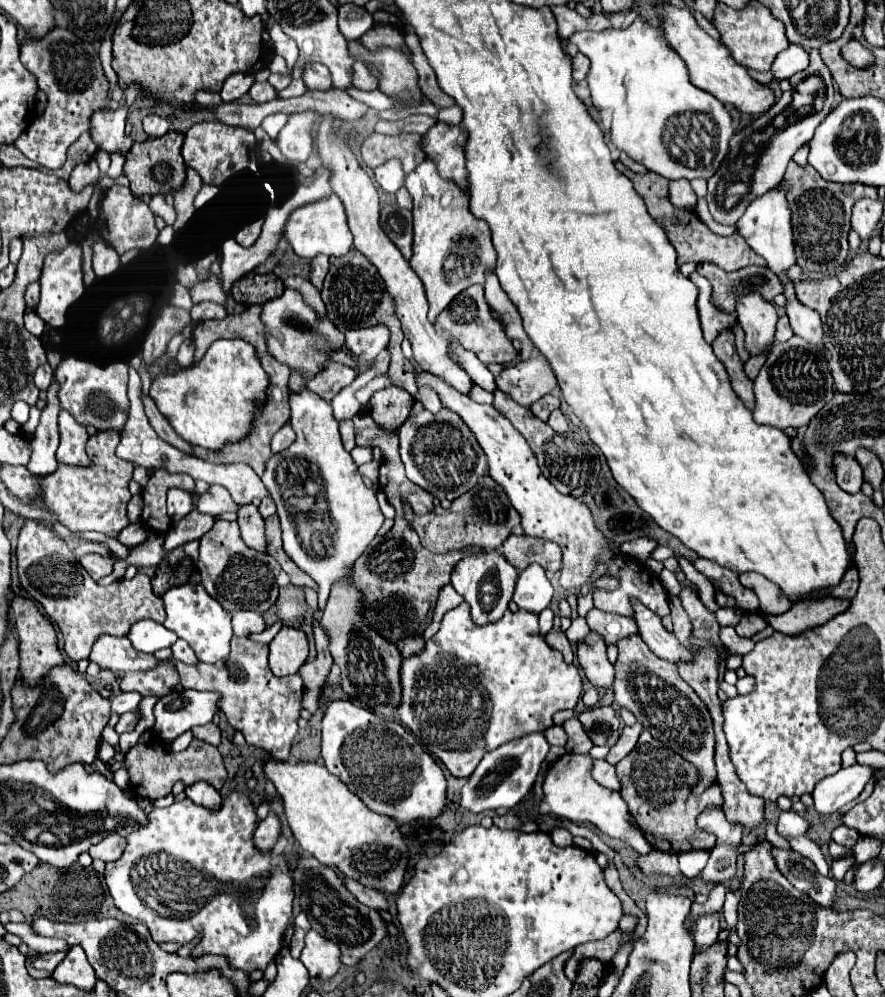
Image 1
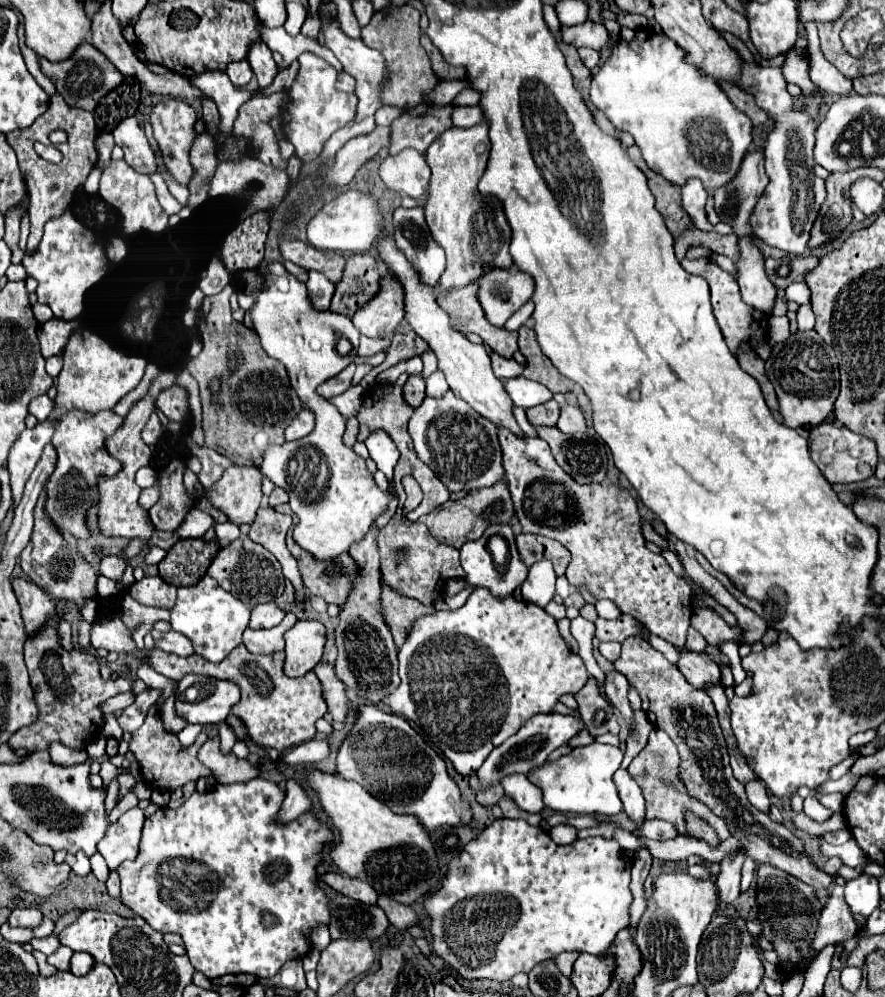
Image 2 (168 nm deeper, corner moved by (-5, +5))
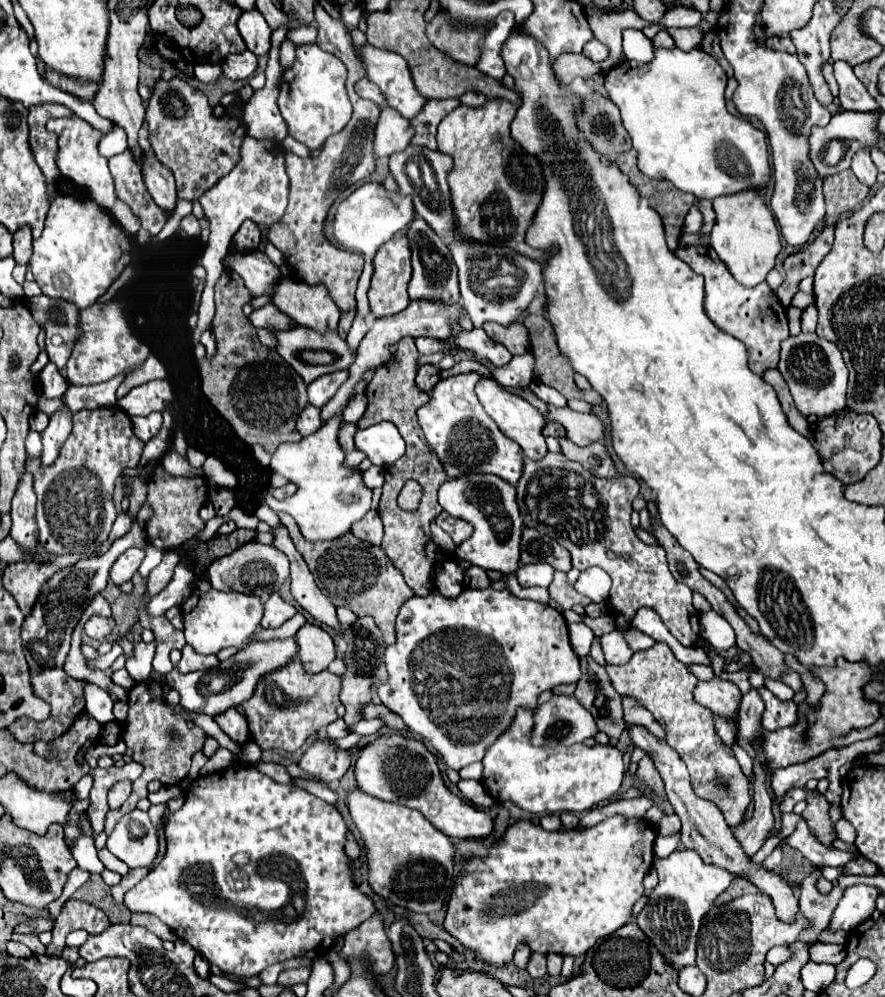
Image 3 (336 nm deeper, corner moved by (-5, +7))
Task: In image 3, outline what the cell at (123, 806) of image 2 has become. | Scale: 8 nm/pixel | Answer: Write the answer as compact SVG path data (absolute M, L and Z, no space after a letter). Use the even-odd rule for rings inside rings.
M147 682L135 684L129 690L127 702L129 702L129 712L127 712L121 738L133 750L133 760L143 766L143 774L132 783L132 792L127 801L117 810L109 810L107 822L105 822L107 836L113 832L119 818L135 810L139 800L147 797L147 786L151 780L159 780L165 786L179 784L189 772L193 754L199 752L207 740L207 734L199 726L191 724L185 716L175 712L163 698L153 698Z

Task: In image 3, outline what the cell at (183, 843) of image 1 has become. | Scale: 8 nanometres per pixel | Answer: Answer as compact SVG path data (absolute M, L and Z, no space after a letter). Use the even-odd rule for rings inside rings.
M241 766L241 768L225 768L223 772L201 776L191 782L187 794L185 794L185 804L181 810L171 814L165 820L165 834L167 834L167 854L163 862L149 872L135 888L131 888L125 894L125 906L131 912L151 912L159 920L163 920L181 940L189 942L205 960L211 964L217 964L221 972L231 972L237 976L257 976L263 968L285 962L293 956L307 956L307 958L317 958L323 956L333 948L333 940L337 936L343 936L345 932L357 928L363 924L369 916L373 916L375 906L373 900L359 890L359 886L353 880L353 870L351 870L351 858L345 854L345 834L347 826L339 810L325 800L309 794L307 790L295 786L295 784L277 784L263 772L259 772L255 766Z

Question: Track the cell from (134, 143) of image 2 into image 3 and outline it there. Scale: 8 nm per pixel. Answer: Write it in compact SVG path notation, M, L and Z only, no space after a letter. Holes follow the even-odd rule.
M145 156L143 180L145 180L145 186L151 192L153 200L165 210L167 218L171 218L175 212L177 200L179 200L177 188L175 188L175 178L171 176L171 172L159 160Z

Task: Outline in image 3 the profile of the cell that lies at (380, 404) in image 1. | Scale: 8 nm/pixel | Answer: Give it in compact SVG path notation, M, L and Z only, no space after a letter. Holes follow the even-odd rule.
M425 364L419 368L419 374L417 374L417 386L425 392L433 390L433 386L441 380L441 368L439 366L431 366L431 364Z

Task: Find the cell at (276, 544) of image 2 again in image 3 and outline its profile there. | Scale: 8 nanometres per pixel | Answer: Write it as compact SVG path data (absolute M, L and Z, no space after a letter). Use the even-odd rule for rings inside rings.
M279 526L273 530L275 534L275 548L279 548L281 552L287 554L289 564L291 564L291 594L293 598L299 602L299 606L303 606L317 622L339 630L341 624L337 620L337 608L331 604L331 600L317 588L313 574L309 572L303 556L297 552L297 548L293 546L287 528Z

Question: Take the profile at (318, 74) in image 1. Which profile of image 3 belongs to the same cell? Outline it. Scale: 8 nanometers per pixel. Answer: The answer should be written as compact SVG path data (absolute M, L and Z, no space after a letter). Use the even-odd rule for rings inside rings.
M361 78L361 80L355 84L355 92L359 92L359 96L361 96L361 98L373 100L375 104L379 104L379 106L385 106L383 92L379 92L379 86L371 84L371 80L367 80L367 78Z

